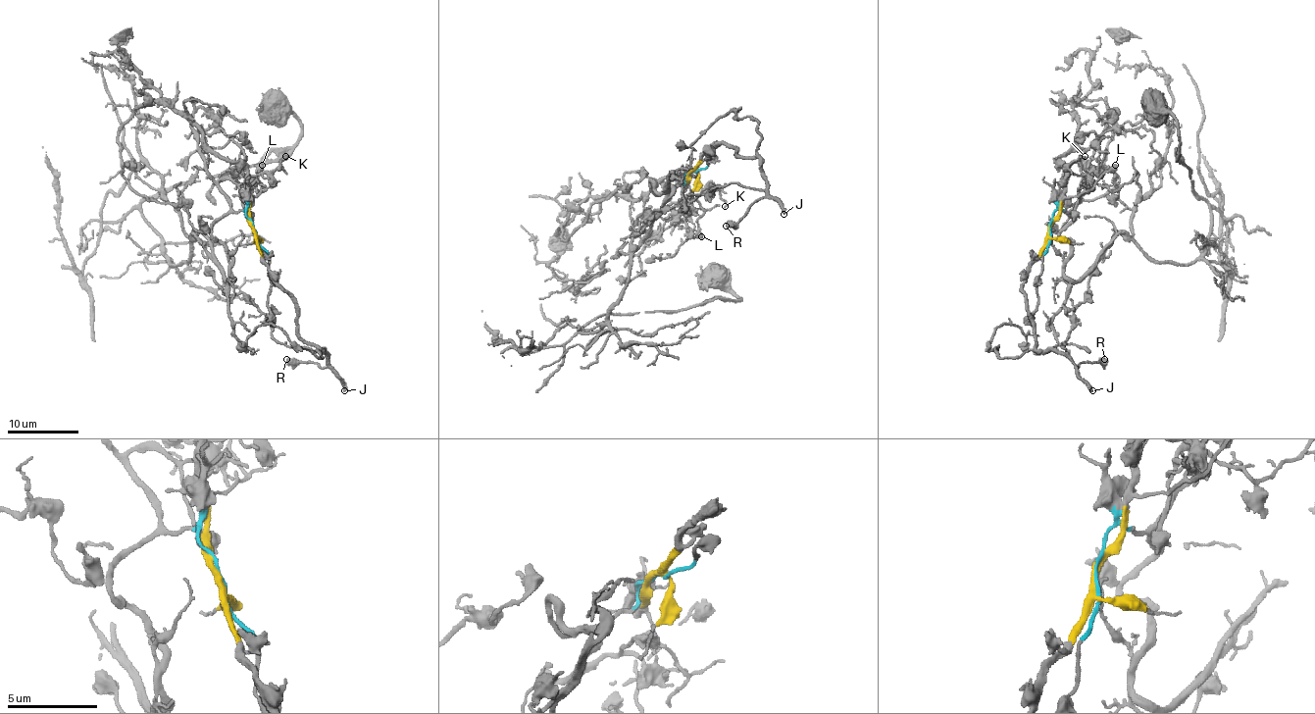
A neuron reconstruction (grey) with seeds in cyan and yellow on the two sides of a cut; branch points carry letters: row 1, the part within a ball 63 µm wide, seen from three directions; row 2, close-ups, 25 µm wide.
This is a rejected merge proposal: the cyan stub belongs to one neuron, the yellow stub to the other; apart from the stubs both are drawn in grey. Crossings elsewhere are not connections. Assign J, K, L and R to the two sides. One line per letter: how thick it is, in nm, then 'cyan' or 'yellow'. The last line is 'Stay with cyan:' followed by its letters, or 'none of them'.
J: 340 nm | yellow
K: 150 nm | cyan
L: 440 nm | yellow
R: 600 nm | yellow
Stay with cyan: K

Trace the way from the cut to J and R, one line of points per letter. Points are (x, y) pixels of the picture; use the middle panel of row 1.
J: (692, 172), (700, 157), (716, 144), (732, 146), (738, 155), (757, 157), (766, 190), (783, 214)
R: (692, 172), (716, 144), (760, 161), (766, 196), (727, 227)

